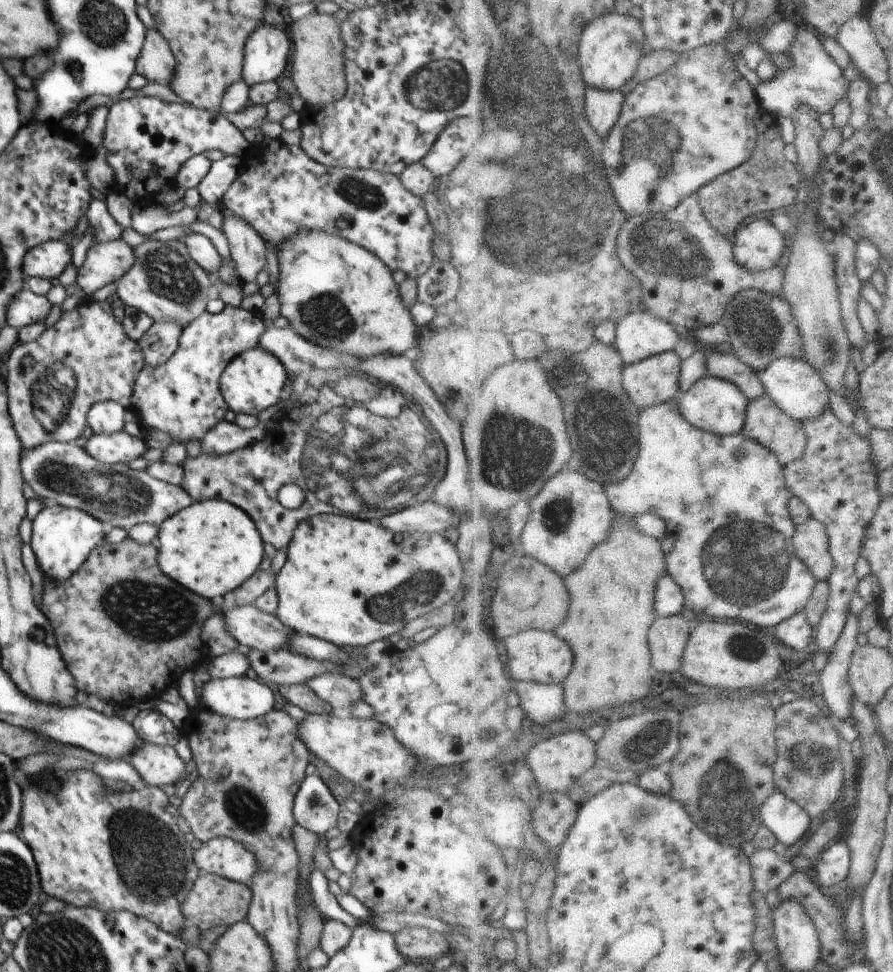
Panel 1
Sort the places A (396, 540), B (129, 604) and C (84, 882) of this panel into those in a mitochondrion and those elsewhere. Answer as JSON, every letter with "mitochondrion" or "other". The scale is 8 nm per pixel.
{"A":"other","B":"mitochondrion","C":"other"}

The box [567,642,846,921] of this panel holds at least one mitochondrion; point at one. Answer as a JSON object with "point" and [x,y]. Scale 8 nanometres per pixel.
{"point":[720,793]}

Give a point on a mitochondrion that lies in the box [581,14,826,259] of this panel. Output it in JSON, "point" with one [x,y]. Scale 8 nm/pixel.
{"point":[648,141]}

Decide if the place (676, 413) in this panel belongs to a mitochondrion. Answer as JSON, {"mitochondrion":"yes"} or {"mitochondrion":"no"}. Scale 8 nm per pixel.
{"mitochondrion":"no"}

